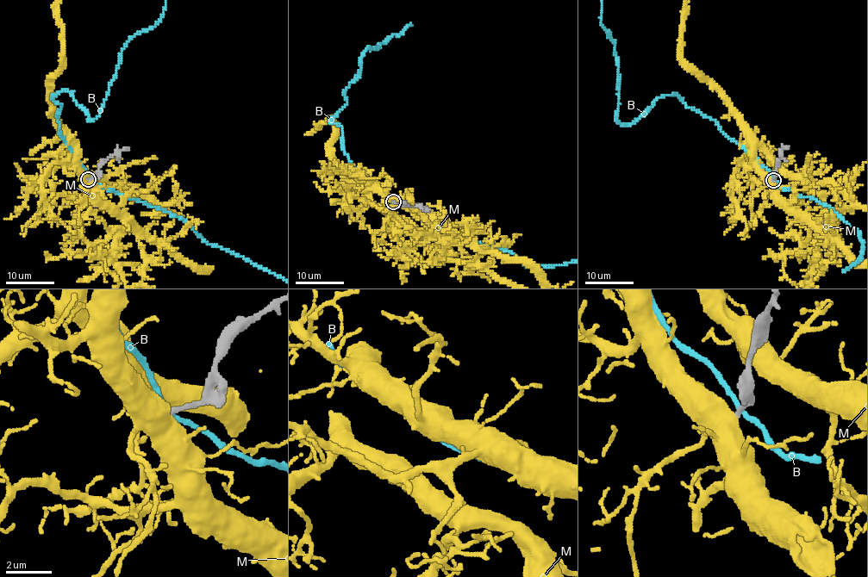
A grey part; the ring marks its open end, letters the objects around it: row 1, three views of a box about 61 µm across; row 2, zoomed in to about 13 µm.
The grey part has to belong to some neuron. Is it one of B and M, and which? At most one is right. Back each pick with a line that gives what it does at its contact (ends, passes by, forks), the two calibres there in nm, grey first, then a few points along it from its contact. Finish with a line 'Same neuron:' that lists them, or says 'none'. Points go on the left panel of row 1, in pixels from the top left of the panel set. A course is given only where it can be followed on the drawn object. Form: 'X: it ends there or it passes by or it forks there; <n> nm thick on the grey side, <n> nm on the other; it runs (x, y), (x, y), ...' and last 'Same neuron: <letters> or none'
Same neuron: none

